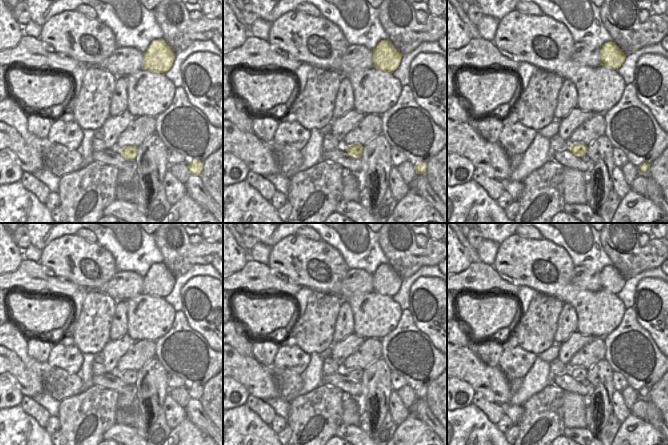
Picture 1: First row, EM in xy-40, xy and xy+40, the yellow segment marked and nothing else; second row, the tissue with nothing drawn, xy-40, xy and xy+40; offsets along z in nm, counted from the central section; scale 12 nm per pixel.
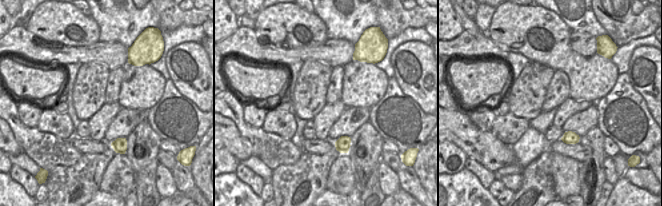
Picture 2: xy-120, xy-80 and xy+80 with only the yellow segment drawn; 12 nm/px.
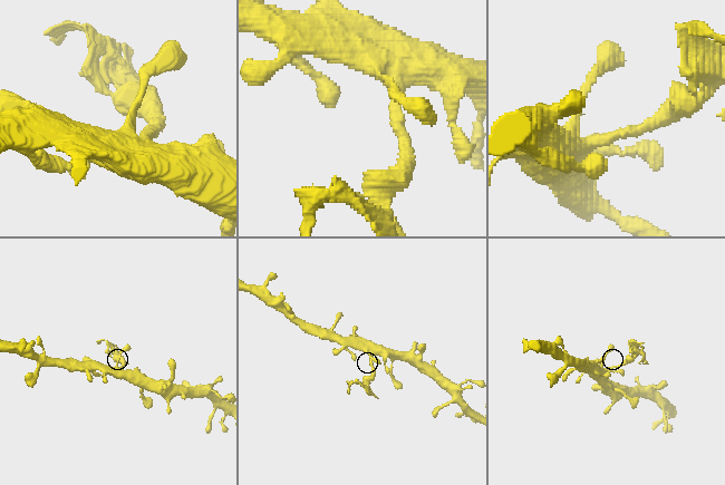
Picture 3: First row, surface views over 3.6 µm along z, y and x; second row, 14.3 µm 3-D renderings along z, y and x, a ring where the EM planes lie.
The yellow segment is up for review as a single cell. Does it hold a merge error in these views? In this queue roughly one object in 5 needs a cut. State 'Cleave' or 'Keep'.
Cleave.

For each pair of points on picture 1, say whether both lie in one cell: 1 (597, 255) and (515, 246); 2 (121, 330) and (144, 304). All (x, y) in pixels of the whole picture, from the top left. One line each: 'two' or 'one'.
1: two
2: two

